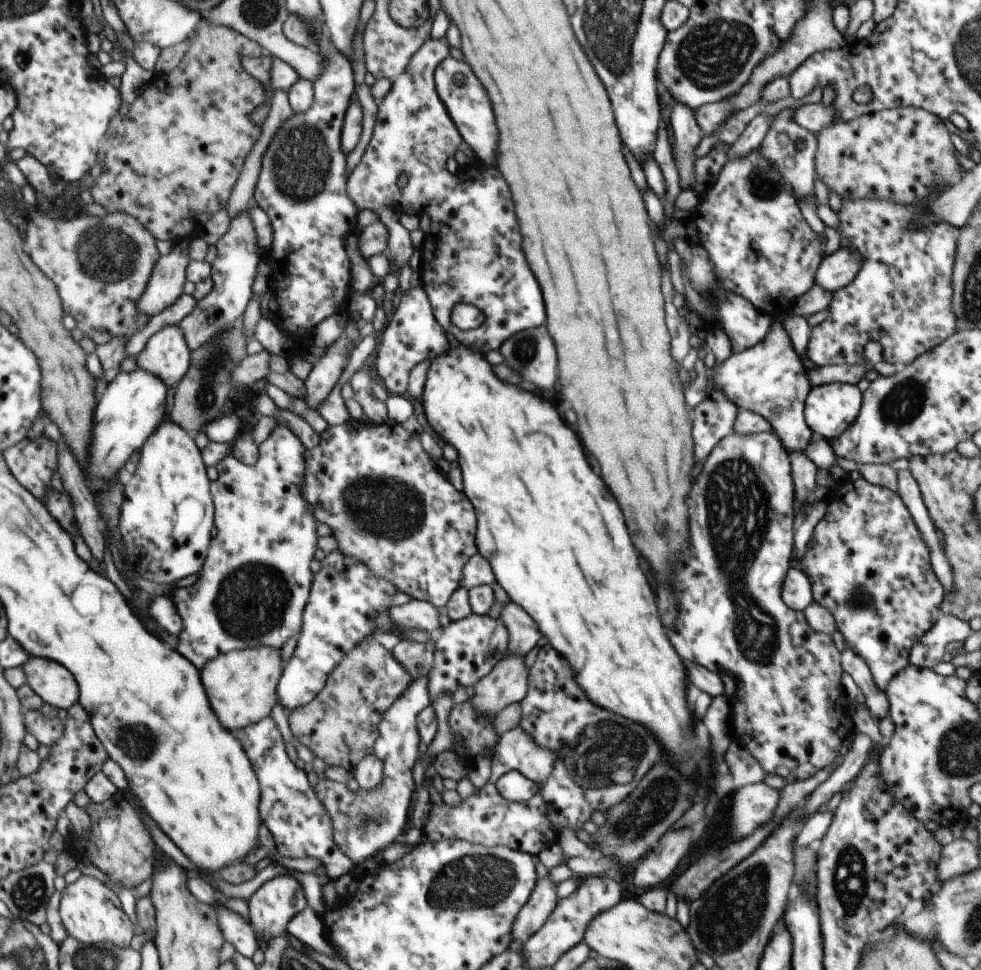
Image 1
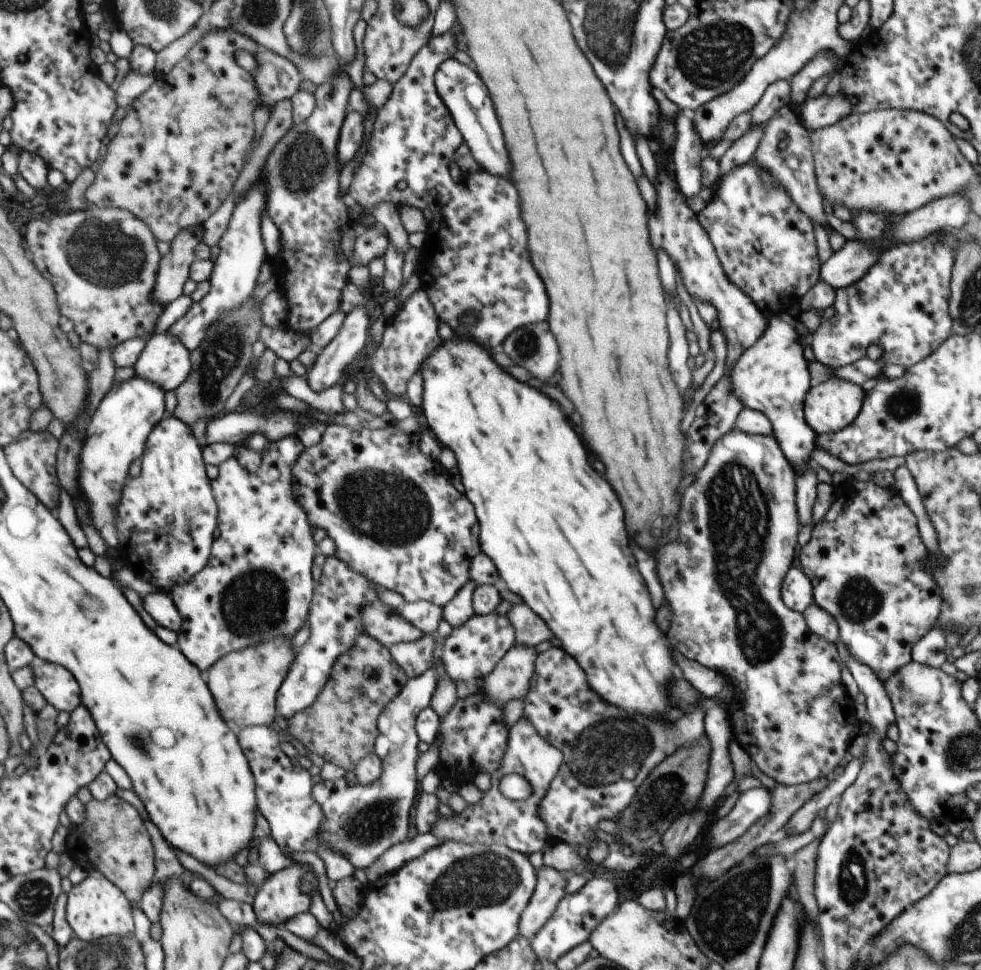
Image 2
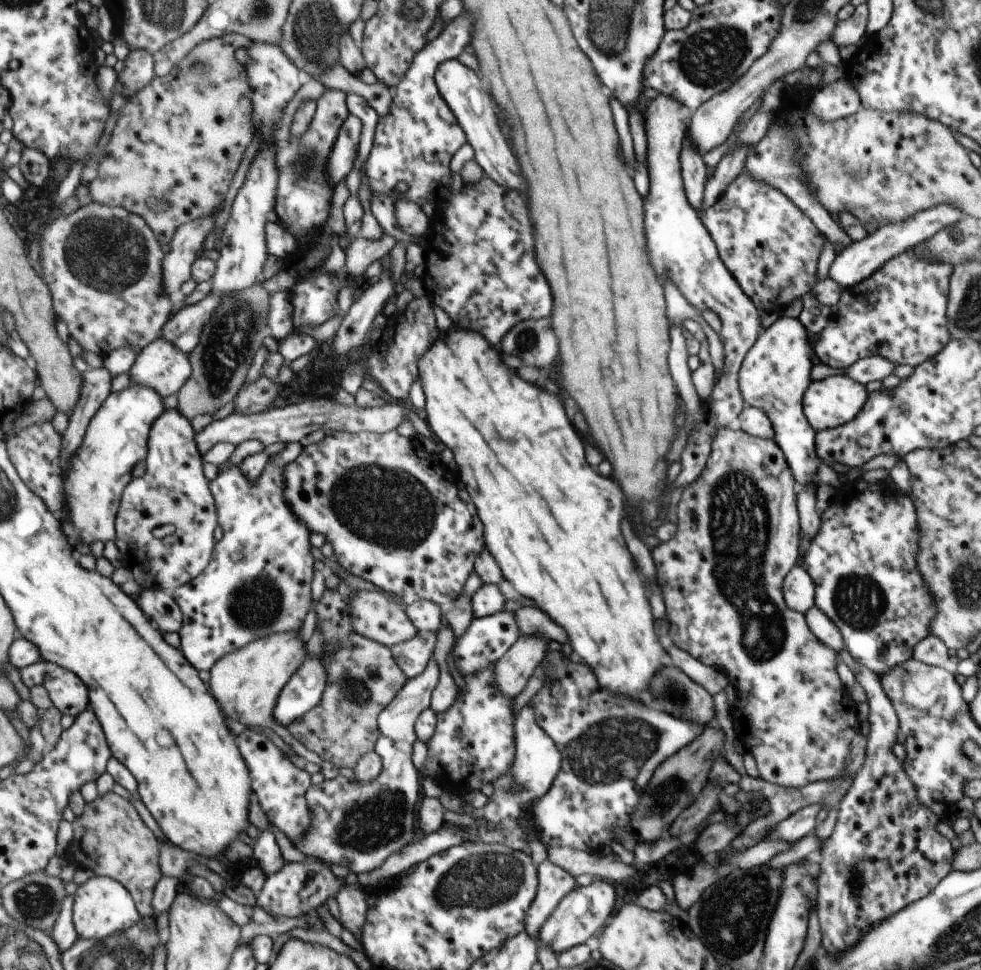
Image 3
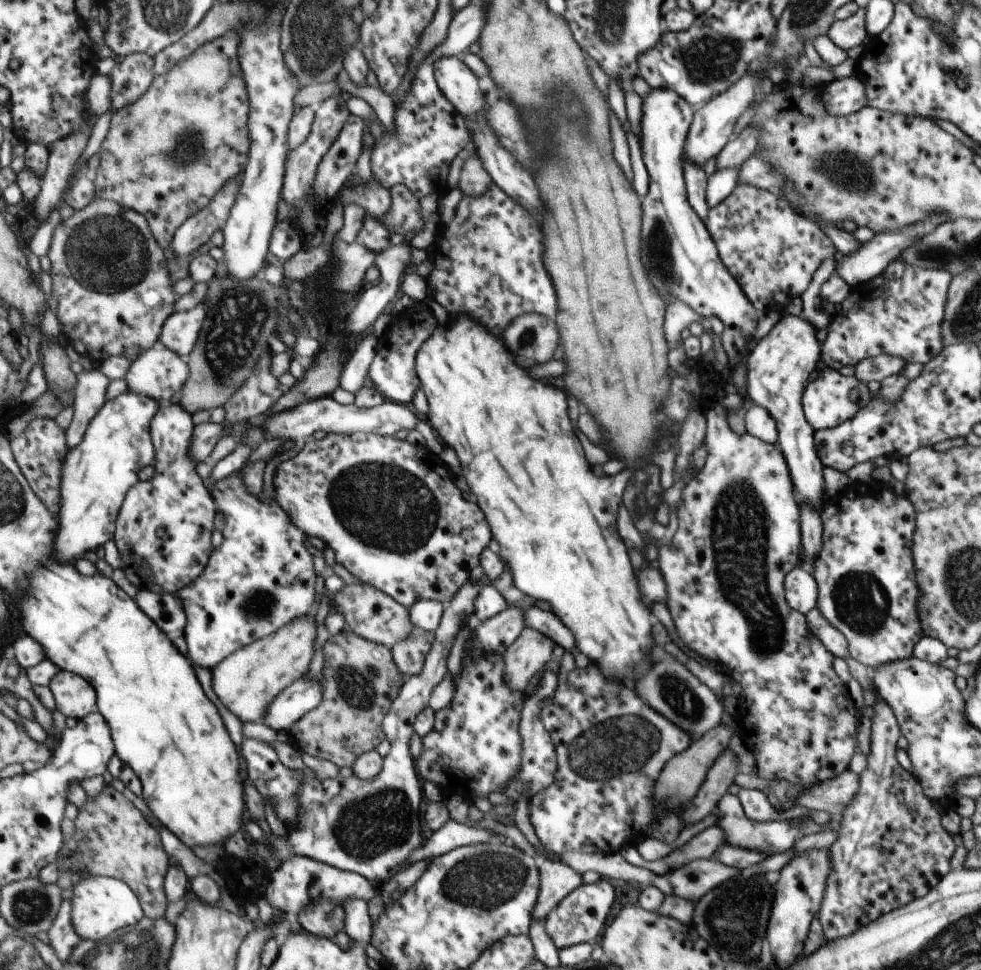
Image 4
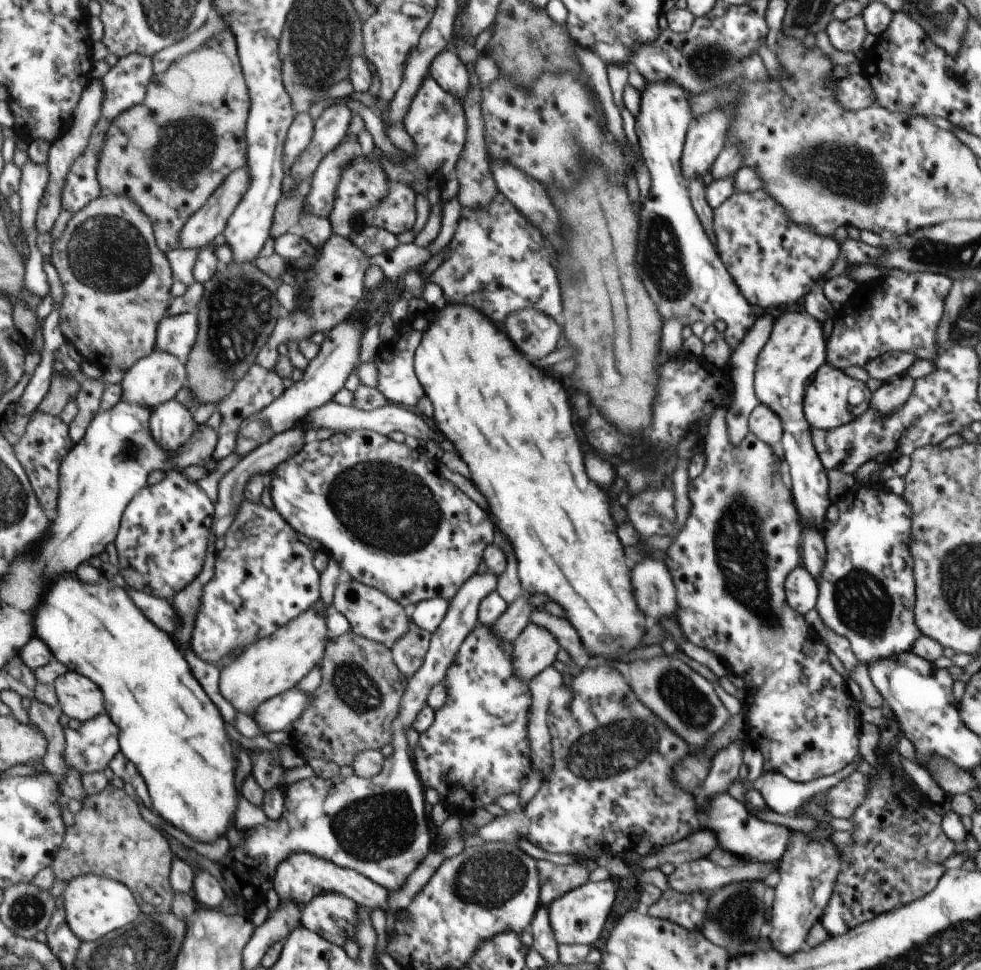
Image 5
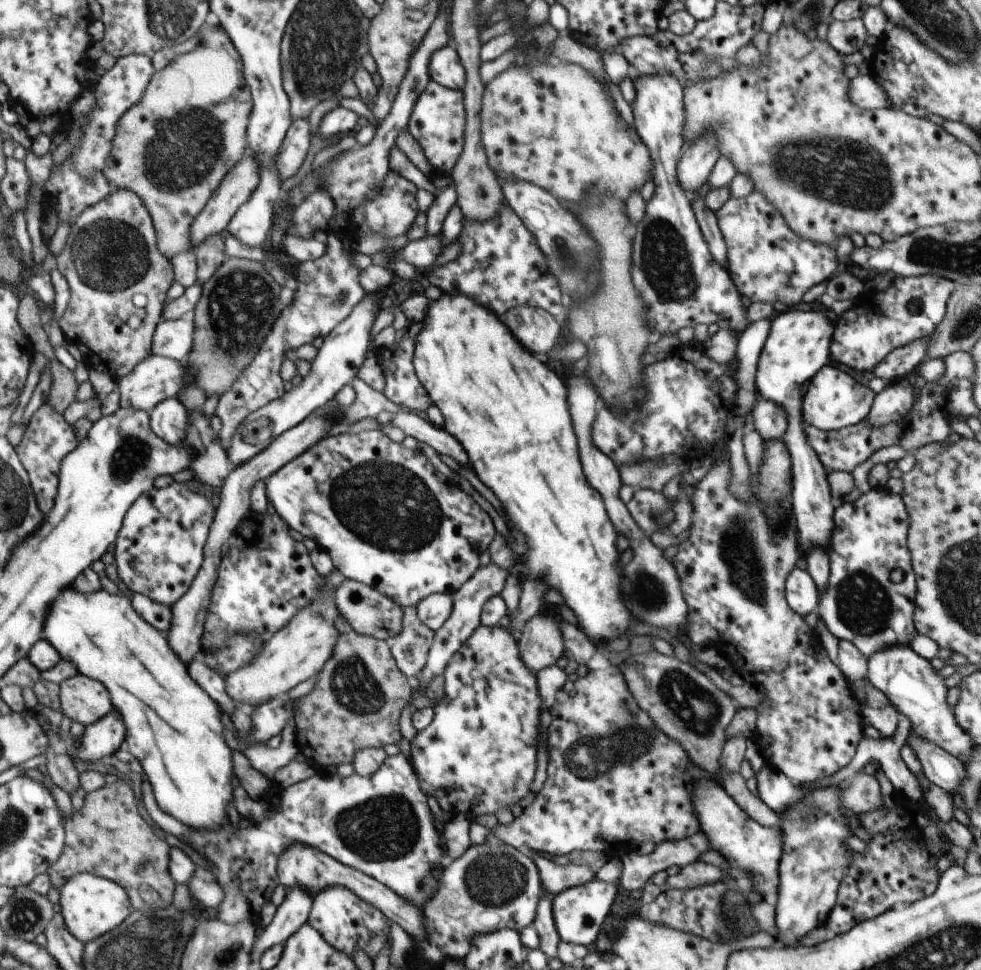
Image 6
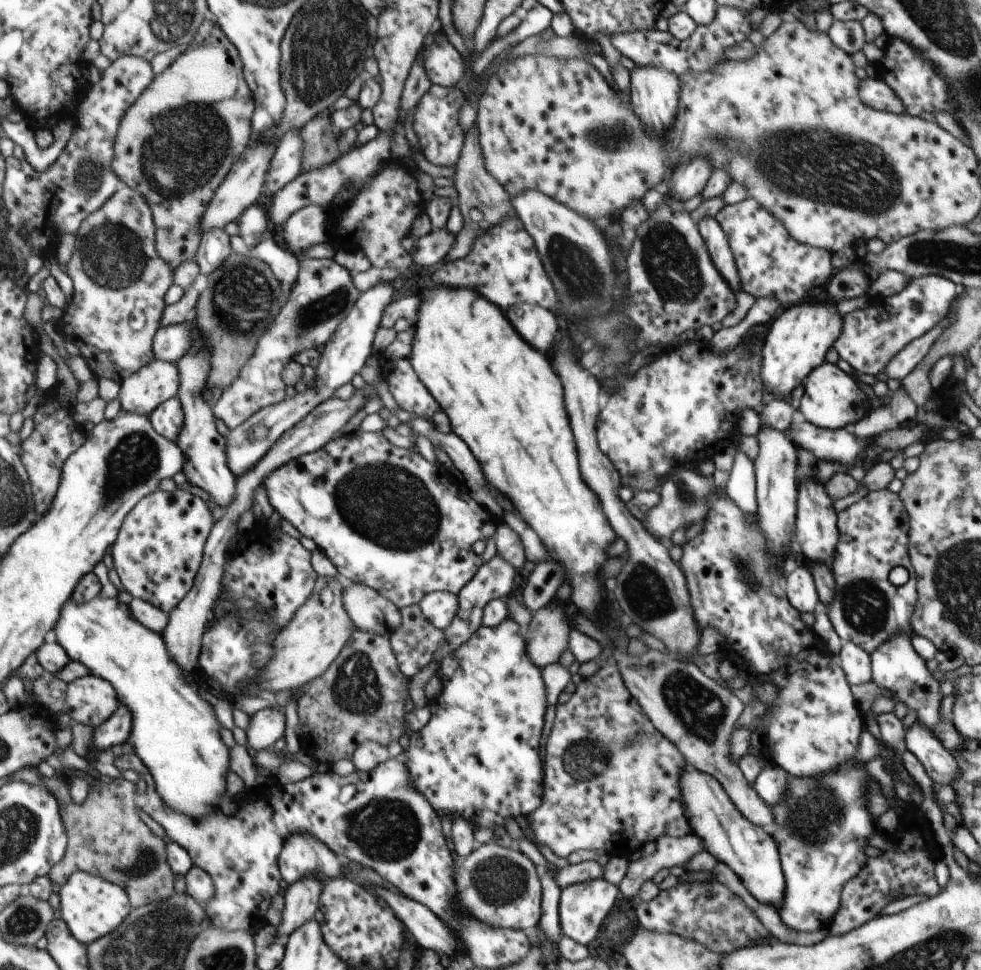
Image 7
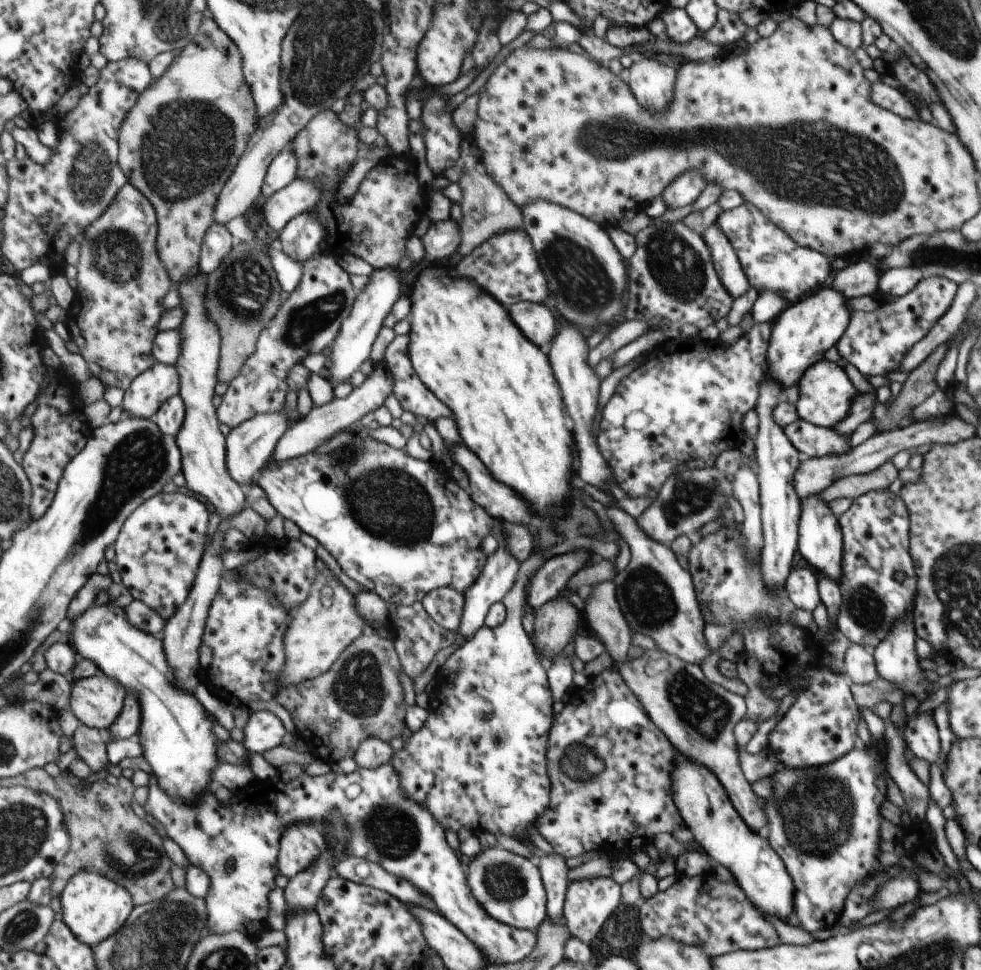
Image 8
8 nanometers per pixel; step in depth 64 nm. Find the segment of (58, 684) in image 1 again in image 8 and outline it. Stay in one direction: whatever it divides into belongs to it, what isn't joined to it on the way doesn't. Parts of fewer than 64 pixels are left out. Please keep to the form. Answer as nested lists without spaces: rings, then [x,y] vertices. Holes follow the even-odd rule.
[[[98,674],[73,686],[72,711],[84,724],[110,730],[124,710],[128,692],[114,678]]]

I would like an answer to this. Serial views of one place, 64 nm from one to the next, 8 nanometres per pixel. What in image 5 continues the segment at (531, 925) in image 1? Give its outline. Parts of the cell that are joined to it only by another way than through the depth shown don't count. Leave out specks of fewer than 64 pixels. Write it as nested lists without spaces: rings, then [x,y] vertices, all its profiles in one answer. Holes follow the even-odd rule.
[[[544,859],[538,860],[540,870],[540,902],[550,906],[554,900],[564,896],[589,881],[589,871],[582,865],[556,865]]]

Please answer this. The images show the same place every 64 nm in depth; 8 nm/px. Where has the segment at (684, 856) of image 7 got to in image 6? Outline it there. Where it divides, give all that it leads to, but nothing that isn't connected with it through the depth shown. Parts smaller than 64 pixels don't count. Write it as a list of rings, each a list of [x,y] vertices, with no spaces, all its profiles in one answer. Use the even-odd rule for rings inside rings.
[[[698,831],[698,834],[680,841],[666,840],[647,855],[629,853],[621,858],[624,868],[619,885],[630,892],[640,891],[657,872],[666,871],[670,866],[683,867],[696,862],[708,849],[710,840]]]

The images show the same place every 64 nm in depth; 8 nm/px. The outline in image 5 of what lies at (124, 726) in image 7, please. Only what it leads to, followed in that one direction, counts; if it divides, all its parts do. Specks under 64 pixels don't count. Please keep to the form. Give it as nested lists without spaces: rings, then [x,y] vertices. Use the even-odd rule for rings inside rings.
[[[108,714],[88,721],[82,730],[74,730],[71,726],[65,729],[68,748],[66,762],[70,762],[82,775],[86,772],[102,772],[121,752],[120,730],[112,722]]]

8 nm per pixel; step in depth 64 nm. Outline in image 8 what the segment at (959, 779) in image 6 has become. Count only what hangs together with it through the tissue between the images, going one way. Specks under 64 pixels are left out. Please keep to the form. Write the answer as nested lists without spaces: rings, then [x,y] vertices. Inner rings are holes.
[[[932,711],[919,712],[909,717],[904,730],[906,746],[910,748],[912,754],[930,764],[940,760],[940,750],[942,750],[938,728],[930,716],[932,713]]]

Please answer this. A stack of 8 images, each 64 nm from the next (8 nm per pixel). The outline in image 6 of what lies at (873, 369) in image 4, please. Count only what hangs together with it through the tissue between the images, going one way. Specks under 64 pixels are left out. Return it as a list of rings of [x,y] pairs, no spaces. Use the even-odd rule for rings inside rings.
[[[920,338],[909,345],[893,350],[876,370],[876,377],[887,383],[908,377],[924,360],[927,354],[929,338]]]

